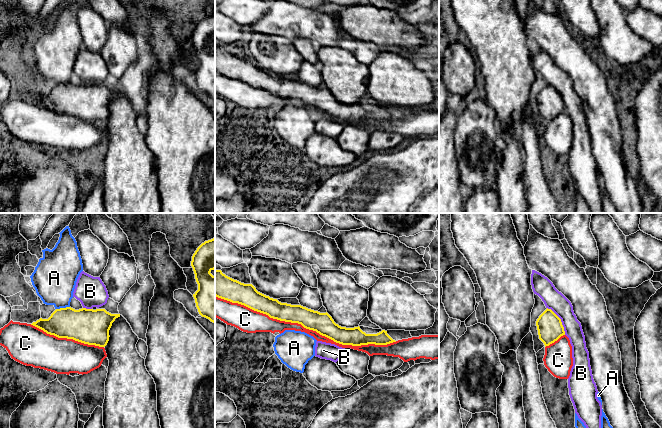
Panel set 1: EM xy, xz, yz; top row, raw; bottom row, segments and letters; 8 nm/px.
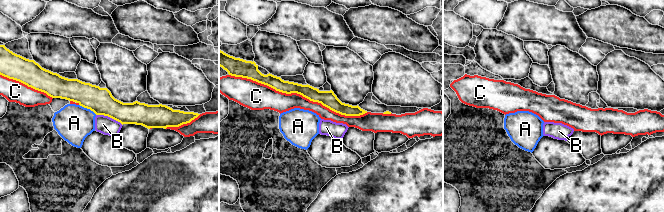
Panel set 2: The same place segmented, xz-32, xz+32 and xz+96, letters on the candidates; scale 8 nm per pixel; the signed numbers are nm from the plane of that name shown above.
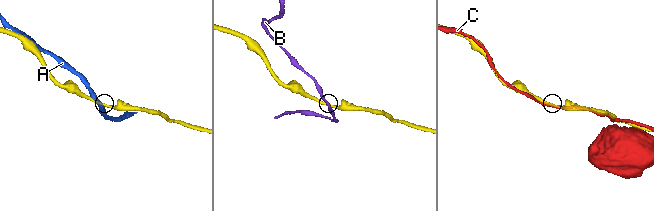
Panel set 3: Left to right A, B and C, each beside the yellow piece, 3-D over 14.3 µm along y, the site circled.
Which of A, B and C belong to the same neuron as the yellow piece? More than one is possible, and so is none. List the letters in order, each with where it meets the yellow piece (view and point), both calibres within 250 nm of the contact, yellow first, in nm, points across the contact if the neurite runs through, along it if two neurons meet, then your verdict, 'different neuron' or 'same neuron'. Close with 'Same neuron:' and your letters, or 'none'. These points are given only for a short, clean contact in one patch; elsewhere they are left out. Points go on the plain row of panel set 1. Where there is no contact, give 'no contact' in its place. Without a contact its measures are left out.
A: xy (62, 84) | 280/360 nm | along xy (69, 82), (56, 85) | different neuron
B: yz (560, 96) | 200/160 nm | along yz (547, 83), (560, 95), (565, 110) | different neuron
C: xz (306, 104) | 170/100 nm | same neuron
Same neuron: C

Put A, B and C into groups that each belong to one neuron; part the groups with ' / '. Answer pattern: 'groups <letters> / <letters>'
groups A / B / C

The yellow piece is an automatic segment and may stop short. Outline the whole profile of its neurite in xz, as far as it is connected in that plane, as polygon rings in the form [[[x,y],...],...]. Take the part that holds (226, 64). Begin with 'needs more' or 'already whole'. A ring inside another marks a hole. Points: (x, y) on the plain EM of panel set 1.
needs more; [[[216,45],[215,93],[243,108],[271,108],[273,110],[279,108],[281,110],[285,106],[301,107],[313,112],[317,117],[362,127],[369,132],[387,131],[399,133],[404,138],[415,137],[420,134],[439,135],[439,111],[421,111],[395,117],[385,106],[377,110],[366,110],[359,102],[354,104],[341,103],[334,98],[327,88],[320,89],[301,81],[281,79],[277,75],[258,68],[252,60],[241,59]]]

